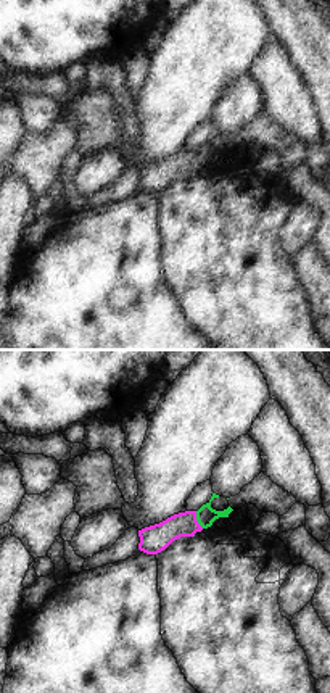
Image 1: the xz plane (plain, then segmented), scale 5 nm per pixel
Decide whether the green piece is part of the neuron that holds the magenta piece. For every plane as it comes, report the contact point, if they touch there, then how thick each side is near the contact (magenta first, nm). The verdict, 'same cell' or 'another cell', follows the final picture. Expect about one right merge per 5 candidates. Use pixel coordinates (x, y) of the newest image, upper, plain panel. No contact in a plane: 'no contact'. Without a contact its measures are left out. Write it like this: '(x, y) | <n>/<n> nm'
(195, 158) | 140/90 nm

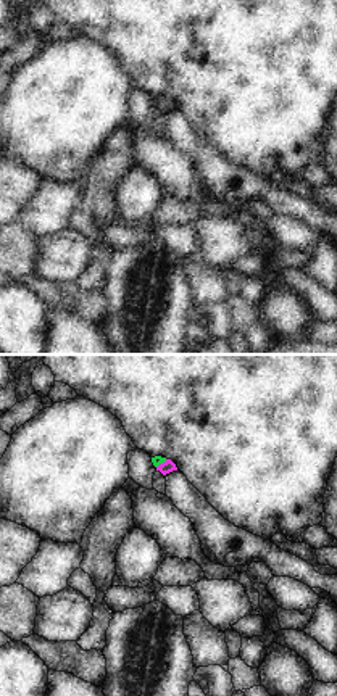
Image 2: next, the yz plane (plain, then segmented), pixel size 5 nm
(163, 102) | 60/50 nm

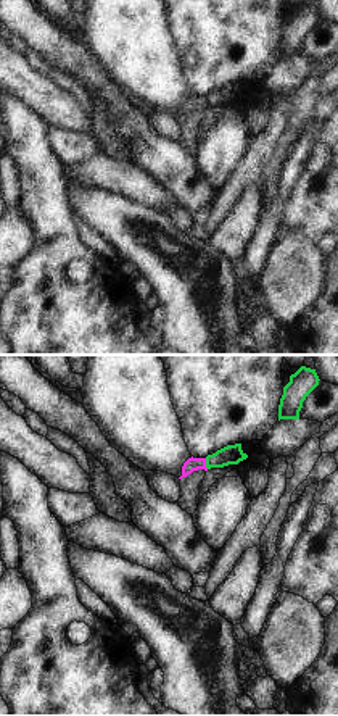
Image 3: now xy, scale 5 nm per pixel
(205, 102) | 70/100 nm

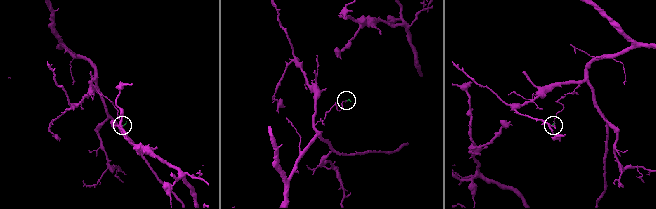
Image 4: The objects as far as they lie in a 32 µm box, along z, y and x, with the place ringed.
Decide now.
same cell

